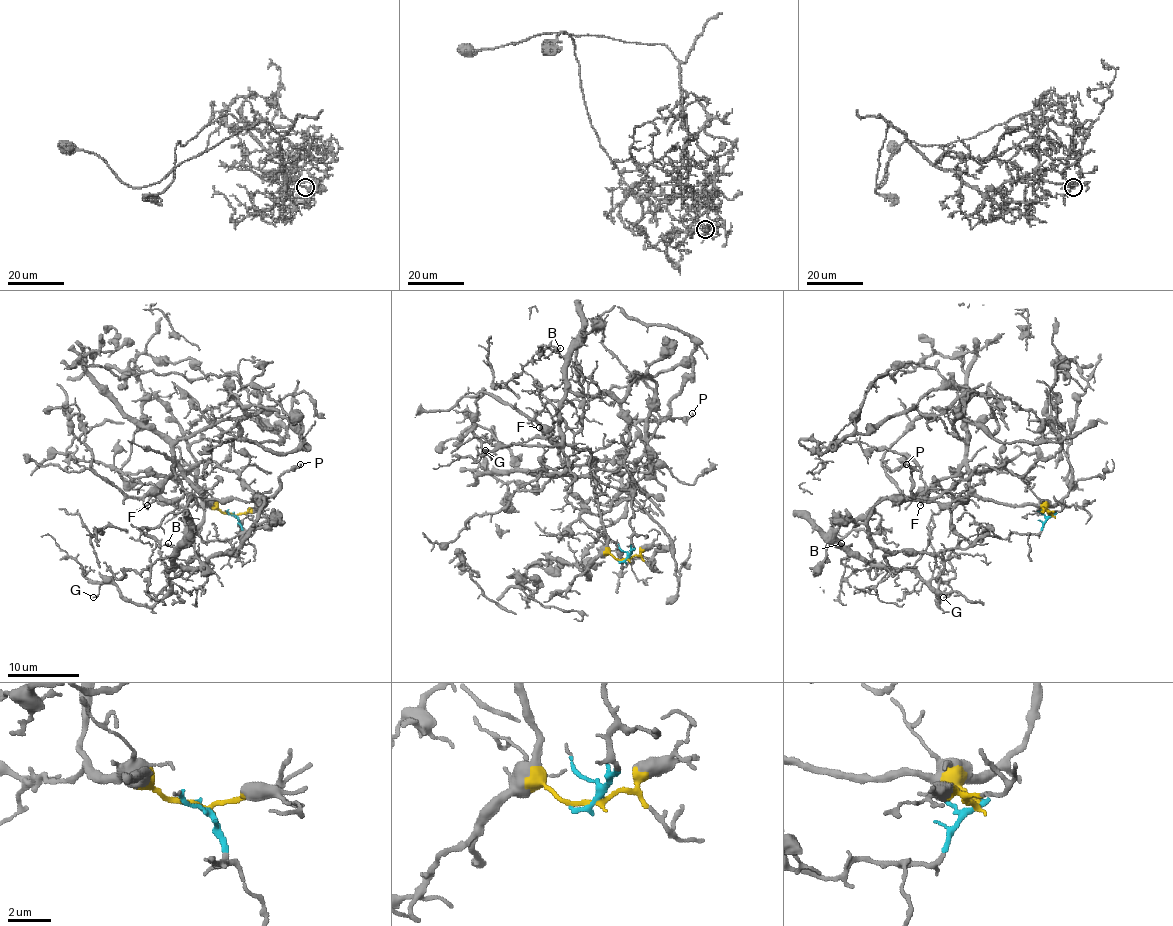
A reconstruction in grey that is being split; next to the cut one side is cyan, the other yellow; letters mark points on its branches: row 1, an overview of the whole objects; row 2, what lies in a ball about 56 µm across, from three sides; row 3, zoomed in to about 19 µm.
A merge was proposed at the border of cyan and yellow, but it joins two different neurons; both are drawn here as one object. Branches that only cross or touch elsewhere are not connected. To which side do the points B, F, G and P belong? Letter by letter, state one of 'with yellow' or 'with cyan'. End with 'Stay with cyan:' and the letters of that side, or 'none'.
B: with cyan
F: with yellow
G: with cyan
P: with yellow
Stay with cyan: B, G

